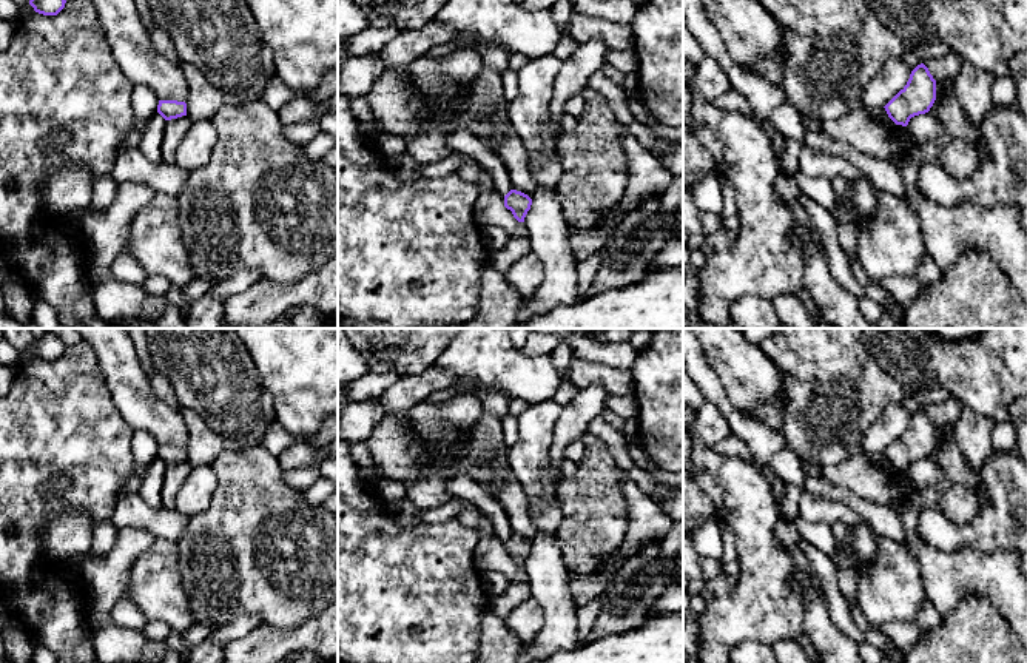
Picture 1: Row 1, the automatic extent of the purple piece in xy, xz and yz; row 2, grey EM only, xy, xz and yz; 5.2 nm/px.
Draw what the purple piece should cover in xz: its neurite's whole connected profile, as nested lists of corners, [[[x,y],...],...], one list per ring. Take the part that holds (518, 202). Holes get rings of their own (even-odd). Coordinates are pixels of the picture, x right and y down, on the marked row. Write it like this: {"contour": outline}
{"contour": [[[510,190],[504,196],[504,207],[512,211],[514,217],[518,222],[524,222],[524,217],[530,210],[530,205],[532,205],[532,199],[521,191]]]}

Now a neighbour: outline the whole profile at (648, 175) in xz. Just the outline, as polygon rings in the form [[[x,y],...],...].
[[[625,125],[623,150],[629,160],[628,187],[623,199],[609,211],[601,214],[598,225],[625,214],[635,202],[641,200],[648,194],[662,196],[675,179],[655,154],[640,145],[632,128]]]

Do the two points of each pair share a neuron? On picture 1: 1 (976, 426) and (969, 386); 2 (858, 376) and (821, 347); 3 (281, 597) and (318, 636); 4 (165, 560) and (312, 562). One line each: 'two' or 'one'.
1: two
2: one
3: two
4: two

